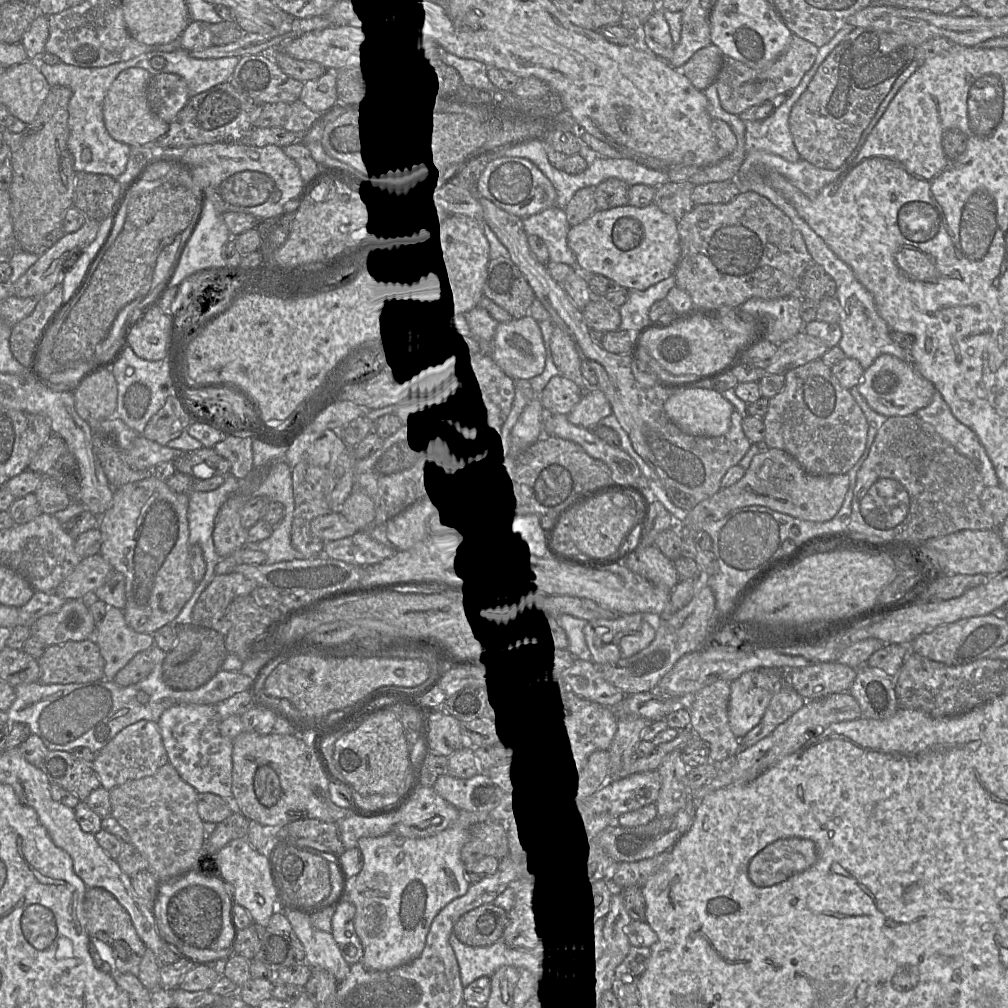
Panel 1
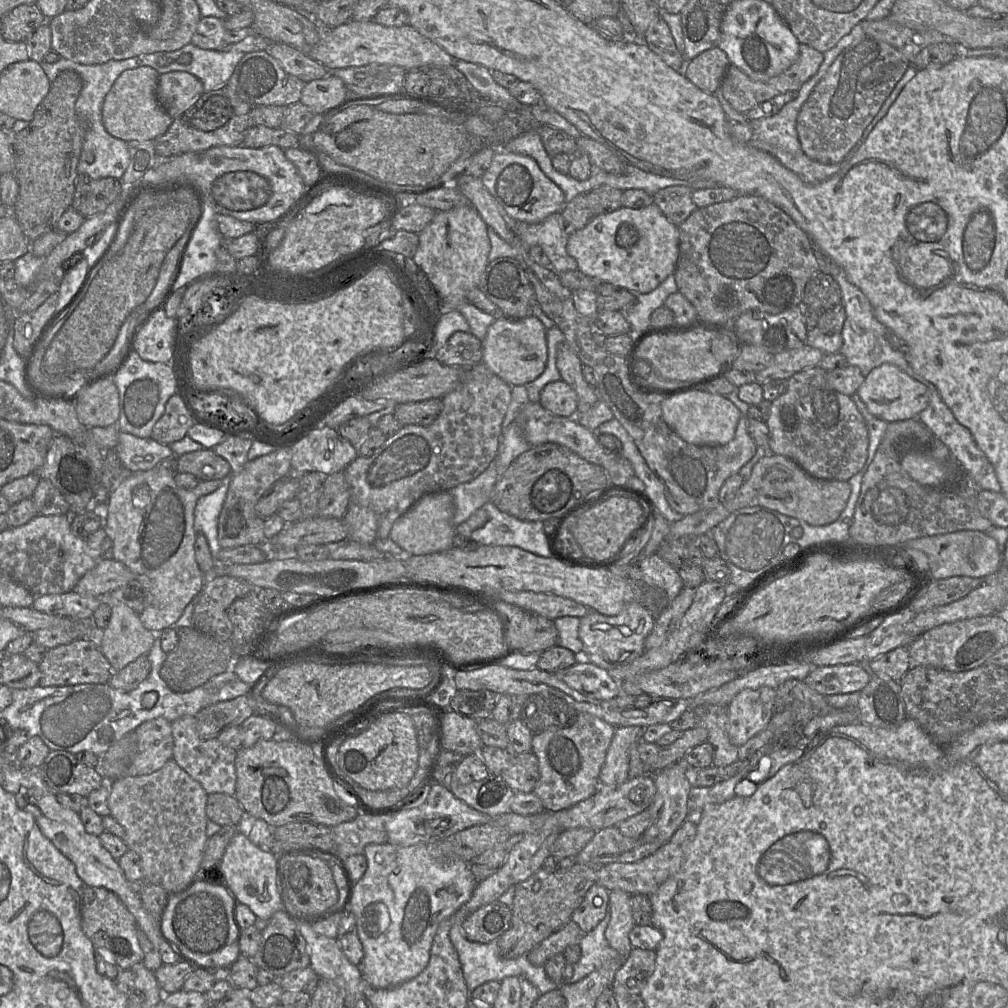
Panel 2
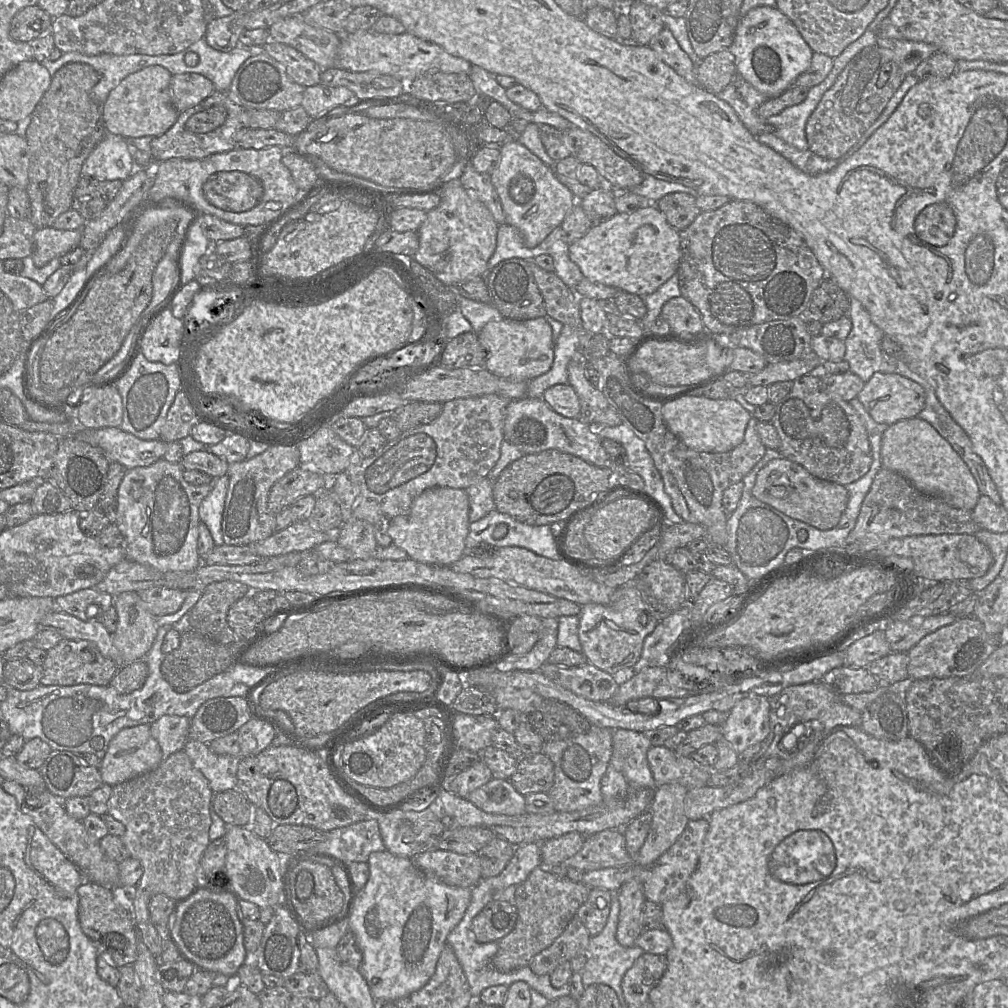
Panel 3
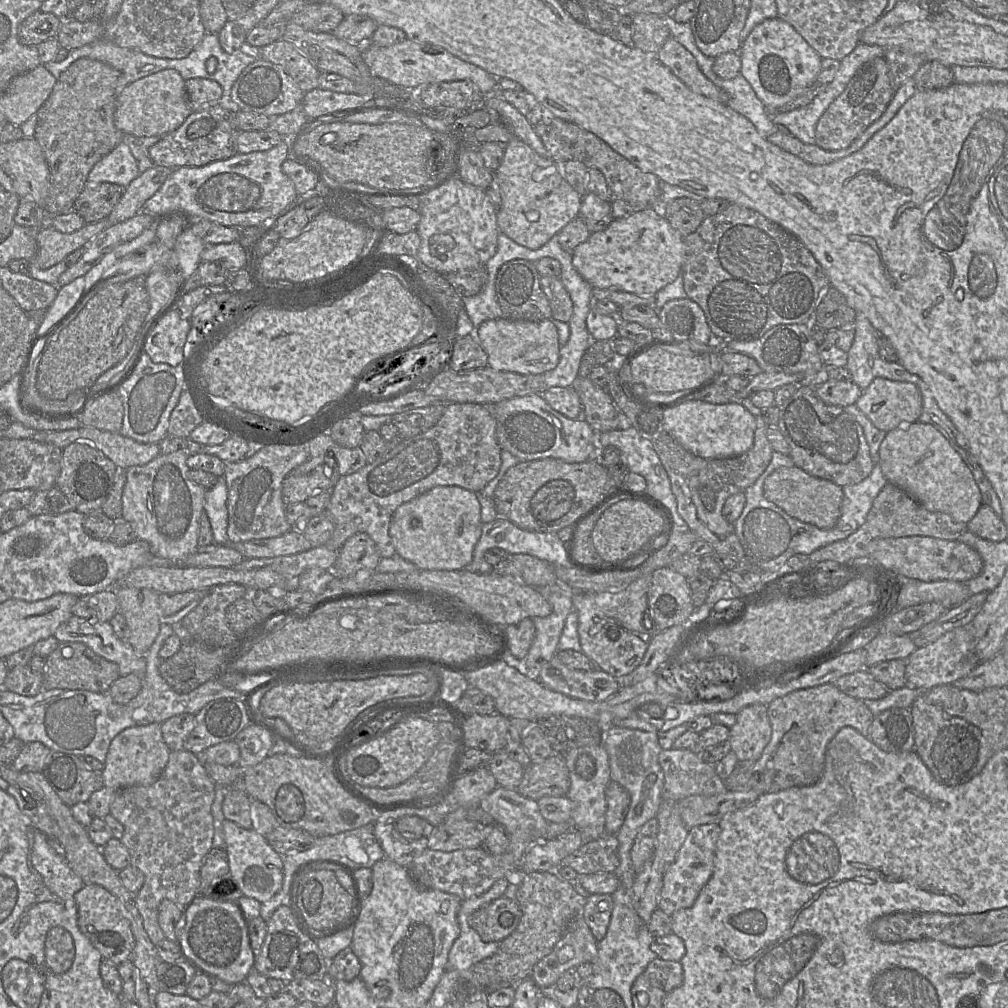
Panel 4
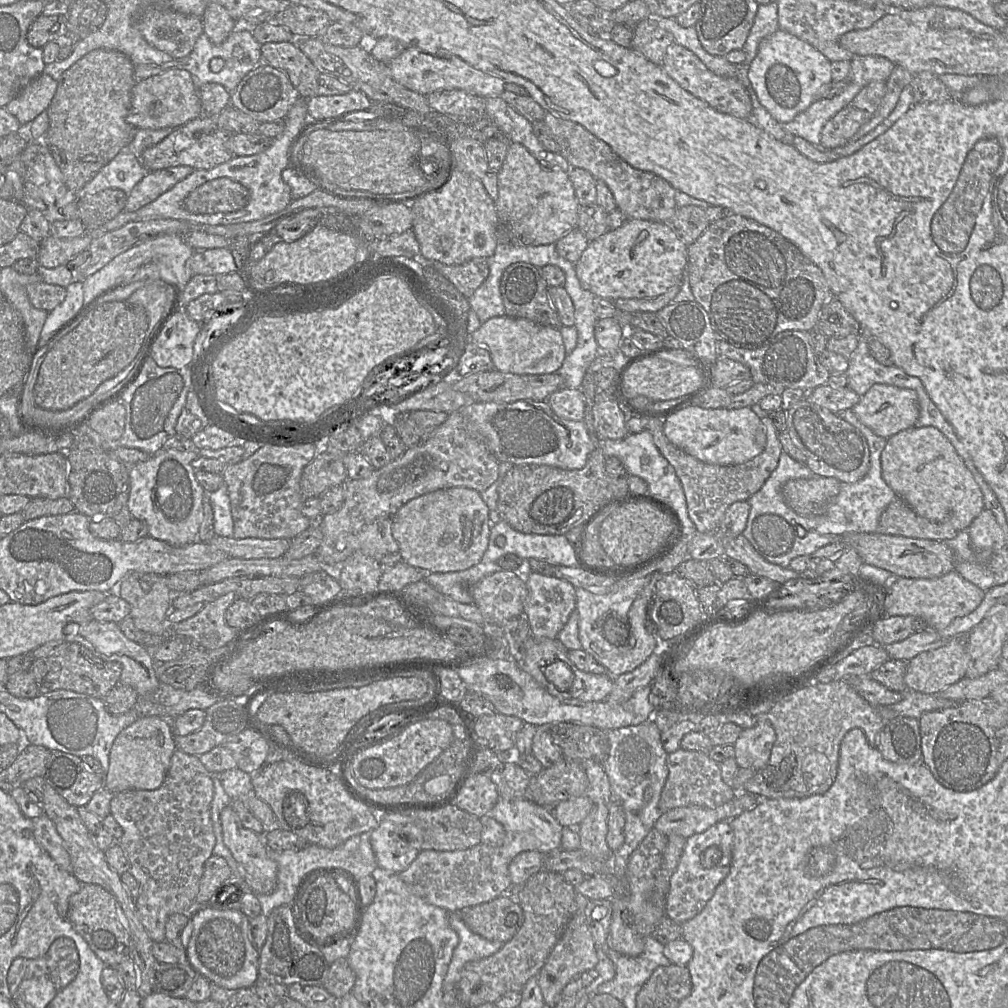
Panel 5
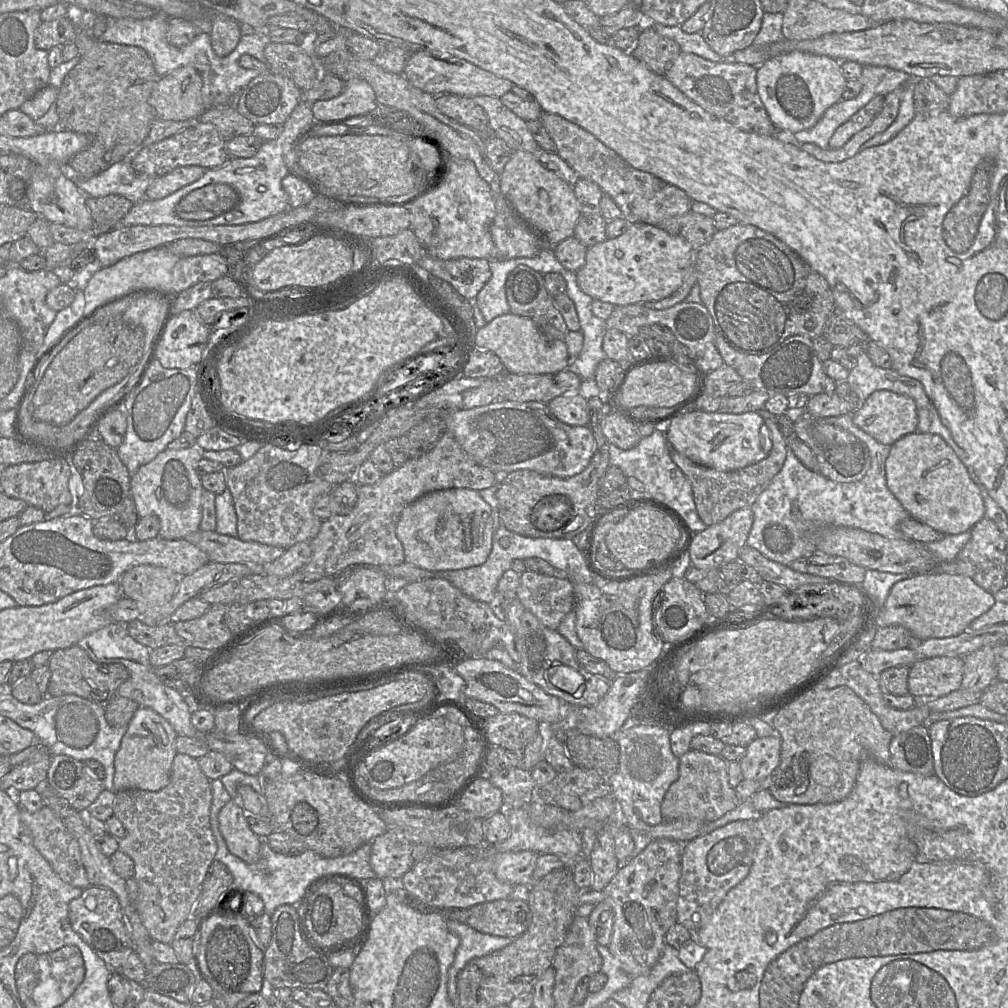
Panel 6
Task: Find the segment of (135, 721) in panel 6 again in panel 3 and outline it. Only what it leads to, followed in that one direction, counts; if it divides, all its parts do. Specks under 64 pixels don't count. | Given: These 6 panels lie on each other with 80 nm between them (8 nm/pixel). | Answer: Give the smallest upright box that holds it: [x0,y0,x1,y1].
[99,724,162,786]

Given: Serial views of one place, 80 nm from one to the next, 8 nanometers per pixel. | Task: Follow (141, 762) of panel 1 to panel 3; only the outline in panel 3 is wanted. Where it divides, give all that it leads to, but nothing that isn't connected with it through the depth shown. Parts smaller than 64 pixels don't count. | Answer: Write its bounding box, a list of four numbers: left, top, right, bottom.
[150,715,190,760]

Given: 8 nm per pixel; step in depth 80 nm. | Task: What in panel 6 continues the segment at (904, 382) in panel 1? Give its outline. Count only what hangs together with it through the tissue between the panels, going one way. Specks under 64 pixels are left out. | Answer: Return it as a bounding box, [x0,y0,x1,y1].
[852,390,918,445]

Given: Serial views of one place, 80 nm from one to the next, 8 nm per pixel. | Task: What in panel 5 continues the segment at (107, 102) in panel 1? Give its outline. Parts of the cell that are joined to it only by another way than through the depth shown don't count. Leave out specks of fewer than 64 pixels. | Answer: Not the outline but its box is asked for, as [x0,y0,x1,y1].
[128,69,201,129]

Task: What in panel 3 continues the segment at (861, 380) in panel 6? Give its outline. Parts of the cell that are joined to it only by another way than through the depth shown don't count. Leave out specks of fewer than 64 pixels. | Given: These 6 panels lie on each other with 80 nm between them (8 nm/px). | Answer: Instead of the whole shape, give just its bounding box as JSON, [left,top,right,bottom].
[844,297,923,385]

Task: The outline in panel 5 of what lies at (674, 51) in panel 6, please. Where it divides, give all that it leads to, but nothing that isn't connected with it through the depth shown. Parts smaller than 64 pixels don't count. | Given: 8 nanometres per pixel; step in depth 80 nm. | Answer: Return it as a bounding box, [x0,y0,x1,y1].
[631,16,674,66]

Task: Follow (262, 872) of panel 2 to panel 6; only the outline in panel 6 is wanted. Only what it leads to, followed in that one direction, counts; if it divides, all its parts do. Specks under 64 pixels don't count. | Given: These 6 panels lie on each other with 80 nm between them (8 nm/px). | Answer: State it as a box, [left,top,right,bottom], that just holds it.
[218,799,260,864]

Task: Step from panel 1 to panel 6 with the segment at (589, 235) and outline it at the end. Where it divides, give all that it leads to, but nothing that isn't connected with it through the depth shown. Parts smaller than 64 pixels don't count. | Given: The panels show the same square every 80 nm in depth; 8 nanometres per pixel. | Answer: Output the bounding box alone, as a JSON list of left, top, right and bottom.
[576,223,694,307]

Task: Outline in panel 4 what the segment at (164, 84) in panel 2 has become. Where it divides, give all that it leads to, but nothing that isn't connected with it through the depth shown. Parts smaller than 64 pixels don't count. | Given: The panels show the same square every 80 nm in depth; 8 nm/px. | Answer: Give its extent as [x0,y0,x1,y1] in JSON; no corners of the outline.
[185,78,226,110]

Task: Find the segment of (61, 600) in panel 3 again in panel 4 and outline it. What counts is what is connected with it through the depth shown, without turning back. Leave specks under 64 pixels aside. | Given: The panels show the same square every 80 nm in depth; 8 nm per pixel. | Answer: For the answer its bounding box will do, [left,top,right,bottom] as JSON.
[72,588,119,622]

